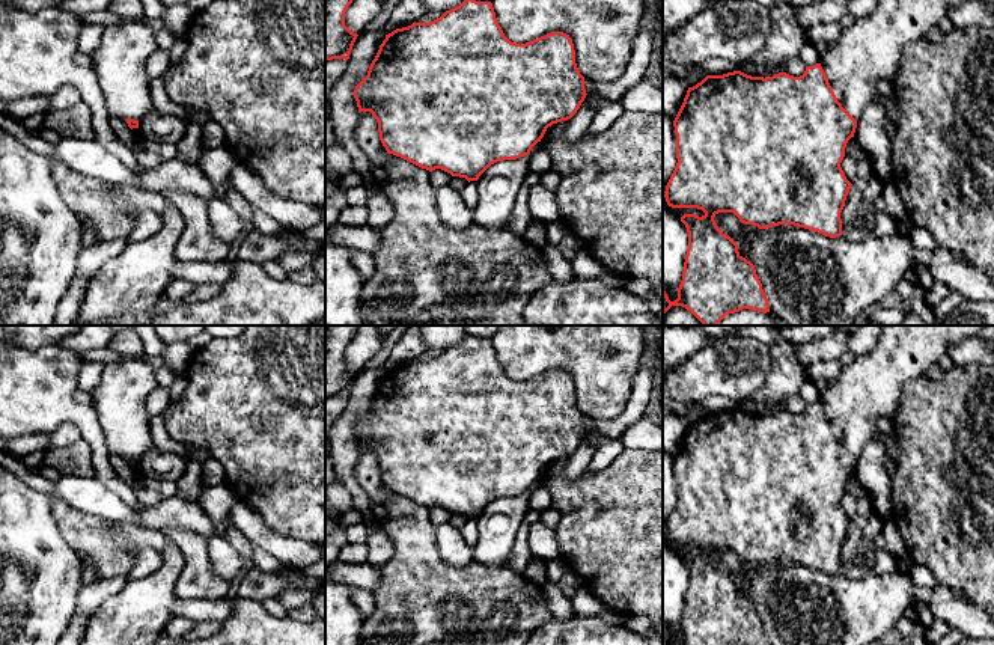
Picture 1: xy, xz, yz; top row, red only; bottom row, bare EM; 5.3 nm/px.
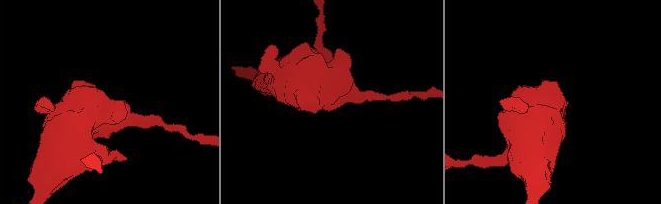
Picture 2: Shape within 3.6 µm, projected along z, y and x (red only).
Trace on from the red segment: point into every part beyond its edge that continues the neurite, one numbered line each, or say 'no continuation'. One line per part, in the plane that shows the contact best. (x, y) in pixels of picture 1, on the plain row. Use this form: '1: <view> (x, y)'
1: yz (869, 389)

